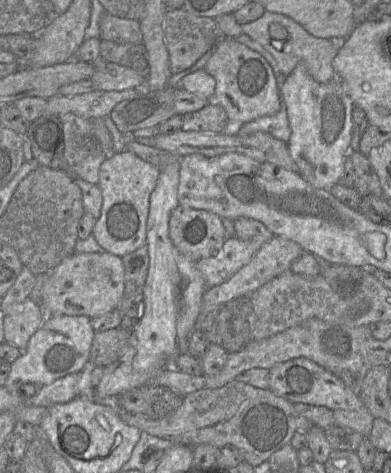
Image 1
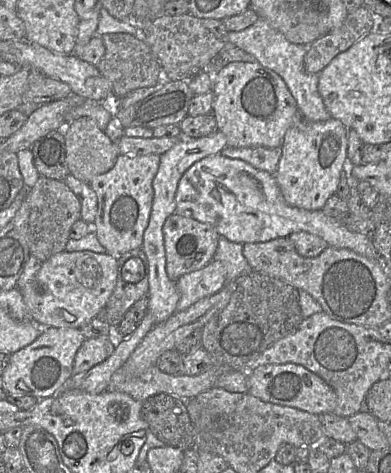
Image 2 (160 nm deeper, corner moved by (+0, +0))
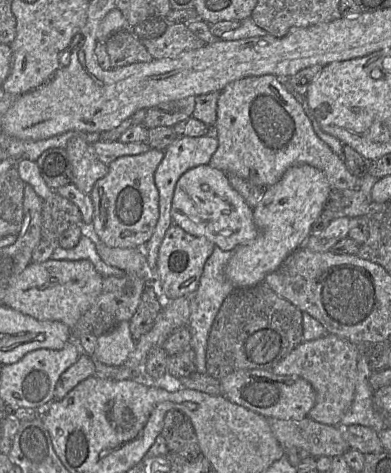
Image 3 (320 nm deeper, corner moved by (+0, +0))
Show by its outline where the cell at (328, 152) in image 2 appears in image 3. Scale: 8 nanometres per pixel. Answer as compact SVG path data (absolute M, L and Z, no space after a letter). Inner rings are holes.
M308 164L290 167L276 184L265 190L253 209L258 230L256 238L235 249L224 269L224 276L234 289L263 283L265 277L275 271L292 252L305 245L330 192L331 187L325 175Z

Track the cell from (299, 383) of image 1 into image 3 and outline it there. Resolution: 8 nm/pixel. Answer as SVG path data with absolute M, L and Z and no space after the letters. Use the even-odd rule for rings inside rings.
M238 370L220 379L222 395L266 418L301 420L308 417L316 400L315 391L305 379L295 375L276 375L265 370Z

